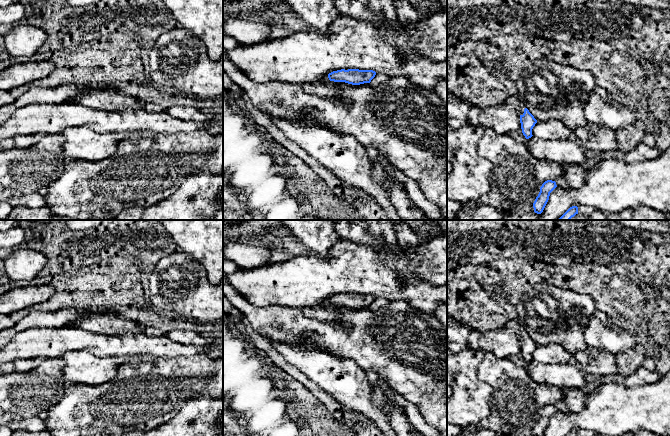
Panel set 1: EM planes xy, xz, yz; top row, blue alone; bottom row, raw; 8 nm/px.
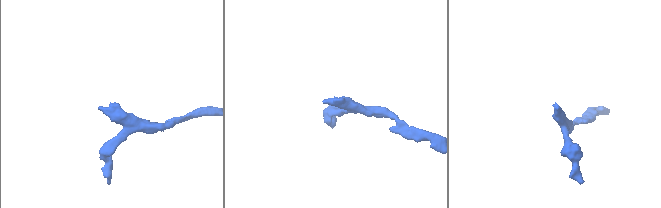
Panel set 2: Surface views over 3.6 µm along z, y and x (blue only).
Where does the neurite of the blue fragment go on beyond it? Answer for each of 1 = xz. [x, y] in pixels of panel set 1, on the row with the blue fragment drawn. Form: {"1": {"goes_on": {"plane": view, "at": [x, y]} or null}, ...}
{"1": {"goes_on": null}}

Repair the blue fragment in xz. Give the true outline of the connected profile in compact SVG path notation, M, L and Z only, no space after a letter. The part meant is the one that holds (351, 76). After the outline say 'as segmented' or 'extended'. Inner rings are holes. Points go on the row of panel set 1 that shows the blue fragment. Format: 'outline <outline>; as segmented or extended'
outline M341 69L329 73L328 78L330 81L334 82L345 82L352 85L360 85L370 83L375 75L376 72L373 70Z; as segmented

